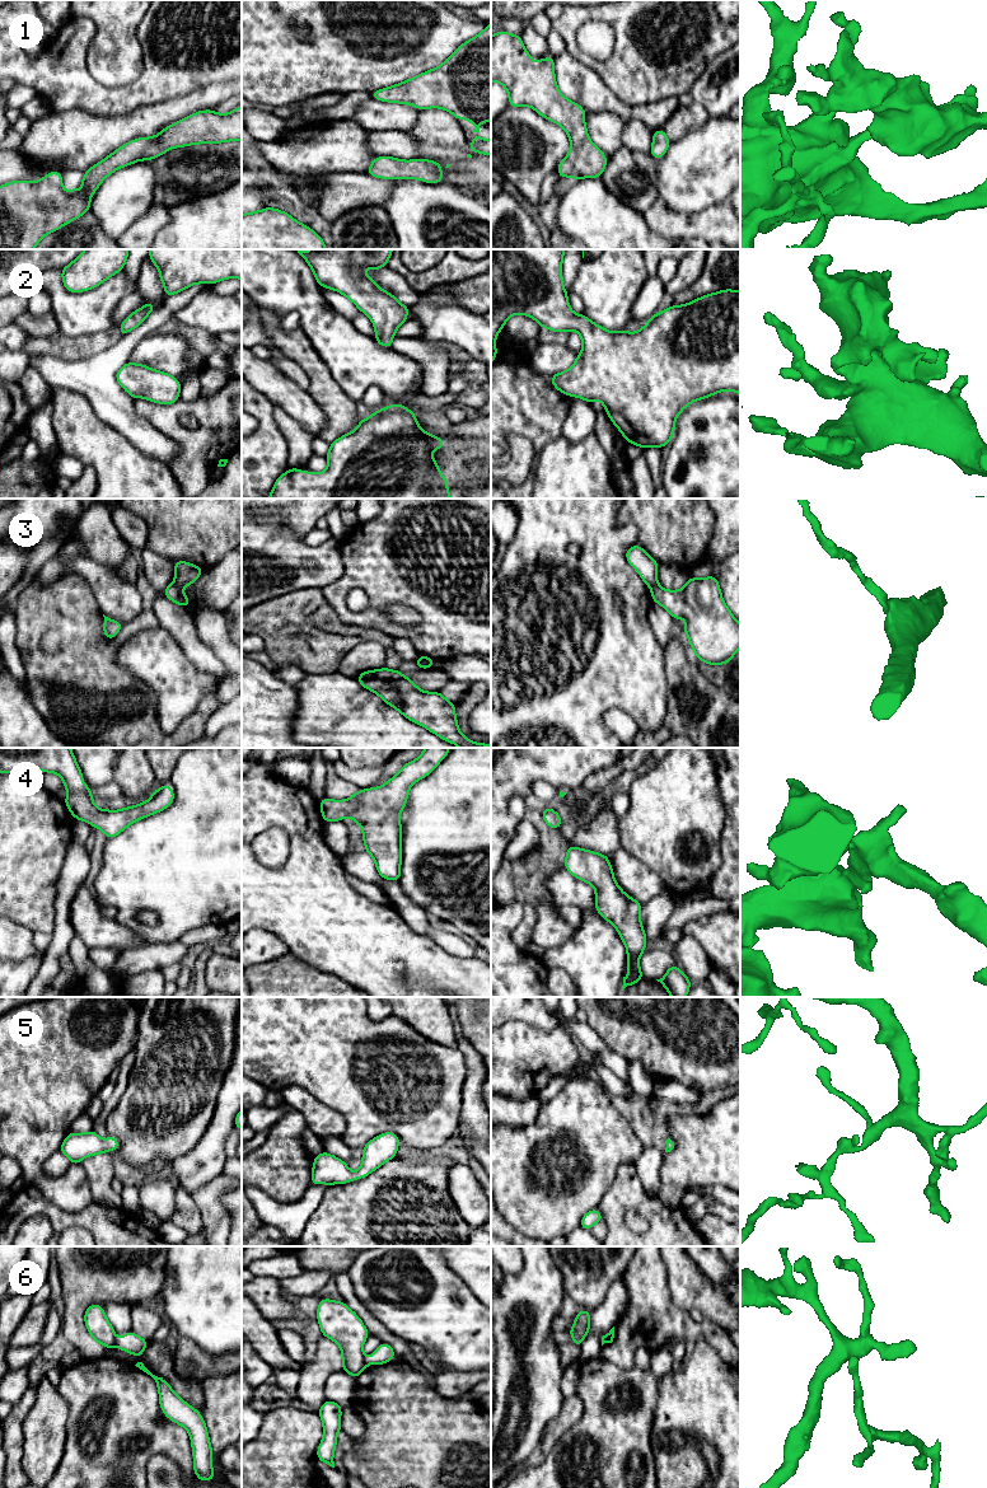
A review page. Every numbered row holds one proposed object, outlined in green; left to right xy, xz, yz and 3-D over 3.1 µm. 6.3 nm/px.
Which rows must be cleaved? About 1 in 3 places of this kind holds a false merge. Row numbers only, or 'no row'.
3, 6

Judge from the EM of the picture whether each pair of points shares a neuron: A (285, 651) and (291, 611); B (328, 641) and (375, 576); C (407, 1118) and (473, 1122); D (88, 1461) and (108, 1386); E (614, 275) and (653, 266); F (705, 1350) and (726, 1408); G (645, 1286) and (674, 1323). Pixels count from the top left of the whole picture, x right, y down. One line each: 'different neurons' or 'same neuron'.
A: same neuron
B: different neurons
C: different neurons
D: same neuron
E: different neurons
F: same neuron
G: same neuron

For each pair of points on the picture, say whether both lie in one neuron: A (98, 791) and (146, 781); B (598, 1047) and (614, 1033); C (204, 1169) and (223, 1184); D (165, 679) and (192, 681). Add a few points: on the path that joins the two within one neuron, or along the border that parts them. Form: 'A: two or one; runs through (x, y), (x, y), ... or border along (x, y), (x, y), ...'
A: two; border along (90, 782), (94, 785), (116, 782), (124, 795)
B: two; border along (585, 1020), (597, 1035), (626, 1061)
C: two; border along (221, 1171), (191, 1194)
D: one; runs through (172, 679), (186, 681)

